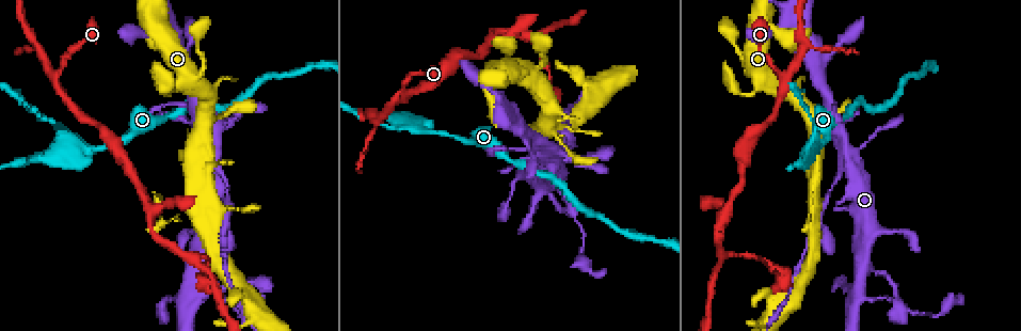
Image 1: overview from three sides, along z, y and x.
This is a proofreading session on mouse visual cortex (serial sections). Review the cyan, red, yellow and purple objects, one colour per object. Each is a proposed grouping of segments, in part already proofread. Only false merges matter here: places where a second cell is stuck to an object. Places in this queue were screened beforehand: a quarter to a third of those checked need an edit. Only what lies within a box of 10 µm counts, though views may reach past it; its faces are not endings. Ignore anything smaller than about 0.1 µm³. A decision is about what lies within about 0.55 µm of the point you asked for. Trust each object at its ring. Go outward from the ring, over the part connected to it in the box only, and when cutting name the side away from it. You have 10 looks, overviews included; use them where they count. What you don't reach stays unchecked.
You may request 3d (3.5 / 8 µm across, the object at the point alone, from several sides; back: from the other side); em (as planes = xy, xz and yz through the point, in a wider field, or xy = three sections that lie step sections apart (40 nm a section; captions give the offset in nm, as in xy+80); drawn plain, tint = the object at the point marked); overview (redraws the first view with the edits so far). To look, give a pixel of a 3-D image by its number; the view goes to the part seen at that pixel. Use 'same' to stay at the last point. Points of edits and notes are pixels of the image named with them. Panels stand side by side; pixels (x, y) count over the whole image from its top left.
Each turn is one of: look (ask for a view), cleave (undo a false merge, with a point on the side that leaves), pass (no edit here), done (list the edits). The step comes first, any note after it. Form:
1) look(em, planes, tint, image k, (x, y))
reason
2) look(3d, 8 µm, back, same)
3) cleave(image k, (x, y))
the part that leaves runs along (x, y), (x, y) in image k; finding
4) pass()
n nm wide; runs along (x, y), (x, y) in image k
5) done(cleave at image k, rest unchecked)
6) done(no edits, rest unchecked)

look(3d, 3.5 µm, image 1, (850, 166))
sharp bend

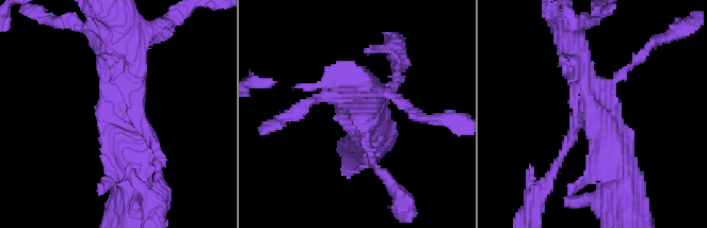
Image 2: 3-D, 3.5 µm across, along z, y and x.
look(em, xy, step 3, tint, image 2, (598, 114))
now the EM

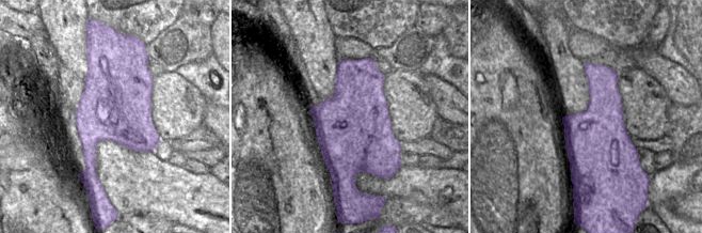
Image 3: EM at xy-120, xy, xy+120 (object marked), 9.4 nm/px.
pass()
runs along (623, 180), (571, 49) in image 2; one cell here

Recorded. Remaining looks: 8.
look(3d, 8 µm, image 1, (567, 130))
a fork

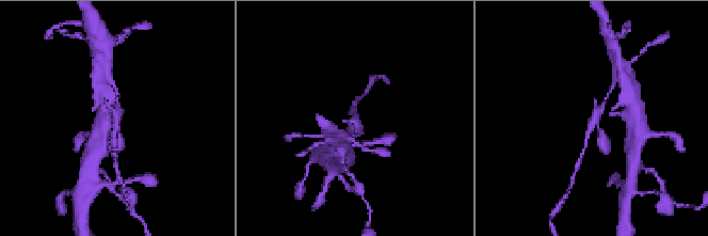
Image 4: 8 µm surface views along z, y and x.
look(em, xy, step 5, tint, same)

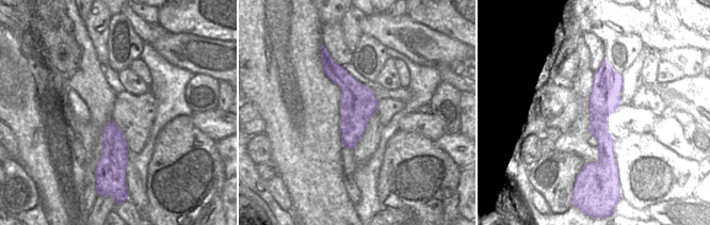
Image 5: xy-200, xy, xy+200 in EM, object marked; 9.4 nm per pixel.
cleave(image 4, (354, 108))
340 nm wide; border along (608, 63), (598, 97), (601, 123) in image 5; a second cell is stuck on

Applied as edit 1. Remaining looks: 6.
look(em, xy, step 3, tint, image 1, (164, 91))
sharp bend

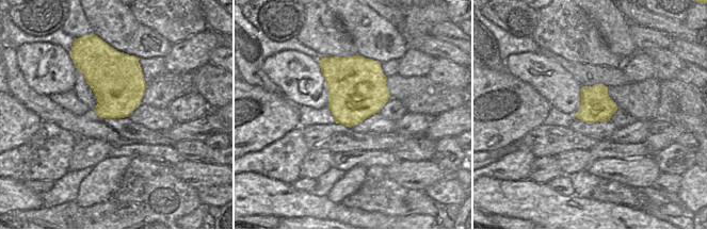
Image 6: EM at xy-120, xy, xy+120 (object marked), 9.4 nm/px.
look(3d, 3.5 µm, same)
see where the arms go

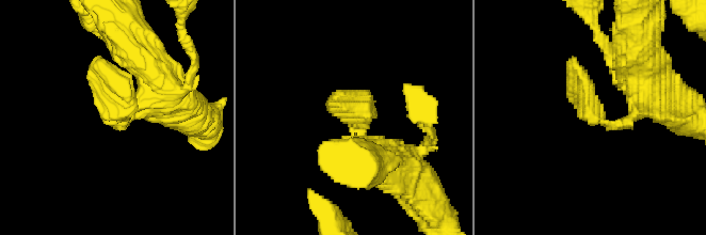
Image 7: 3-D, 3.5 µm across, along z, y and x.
pass()
550 nm wide; runs along (401, 170), (358, 151), (339, 95) in image 7; one cell here

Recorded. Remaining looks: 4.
look(em, xy, step 2, tint, image 1, (781, 74))
arms part here

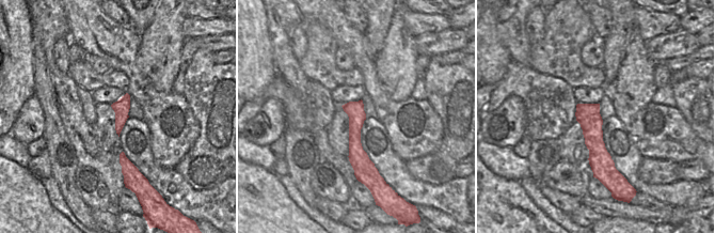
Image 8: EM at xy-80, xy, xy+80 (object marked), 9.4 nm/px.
look(3d, 3.5 µm, same)

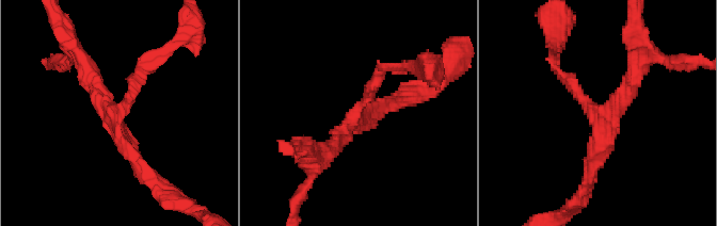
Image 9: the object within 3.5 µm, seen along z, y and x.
pass()
arms of 150, 200, 250 nm; runs along (555, 65), (607, 125), (591, 171) in image 9; all the same cell

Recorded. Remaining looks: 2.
done(cleave at image 4, rest unchecked)

